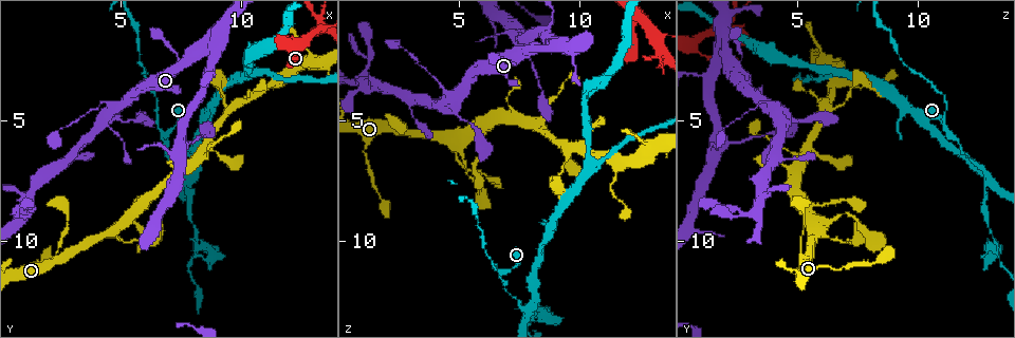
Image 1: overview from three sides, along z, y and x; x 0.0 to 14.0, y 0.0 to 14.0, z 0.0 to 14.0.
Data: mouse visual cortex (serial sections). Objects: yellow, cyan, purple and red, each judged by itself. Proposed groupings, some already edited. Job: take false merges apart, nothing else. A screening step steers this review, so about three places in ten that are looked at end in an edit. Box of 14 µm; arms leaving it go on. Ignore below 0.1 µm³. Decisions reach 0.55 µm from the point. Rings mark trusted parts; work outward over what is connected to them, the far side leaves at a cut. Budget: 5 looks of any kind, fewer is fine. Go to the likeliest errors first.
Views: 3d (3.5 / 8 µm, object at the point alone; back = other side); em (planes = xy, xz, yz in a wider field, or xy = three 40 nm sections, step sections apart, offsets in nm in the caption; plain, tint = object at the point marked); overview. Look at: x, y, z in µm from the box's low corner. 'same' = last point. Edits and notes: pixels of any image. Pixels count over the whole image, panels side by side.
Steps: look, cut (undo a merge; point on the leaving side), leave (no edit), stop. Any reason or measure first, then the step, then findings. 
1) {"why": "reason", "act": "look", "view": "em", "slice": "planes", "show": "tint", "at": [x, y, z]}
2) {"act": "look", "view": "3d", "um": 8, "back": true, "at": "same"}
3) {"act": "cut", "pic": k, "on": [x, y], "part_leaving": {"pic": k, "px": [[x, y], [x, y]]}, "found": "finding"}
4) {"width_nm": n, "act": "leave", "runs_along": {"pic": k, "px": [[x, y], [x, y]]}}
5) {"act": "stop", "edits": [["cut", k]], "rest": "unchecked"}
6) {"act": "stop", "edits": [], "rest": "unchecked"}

{"why": "a narrow waist", "act": "look", "view": "3d", "um": 3.5, "at": [6.9, 5.5, 11.2]}

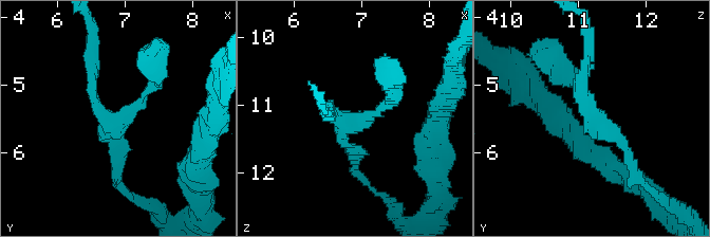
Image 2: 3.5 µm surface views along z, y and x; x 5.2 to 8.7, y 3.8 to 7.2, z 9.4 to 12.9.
{"why": "need the tissue", "act": "look", "view": "em", "slice": "xy", "step": 5, "show": "tint", "at": [6.85, 5.55, 11.25]}

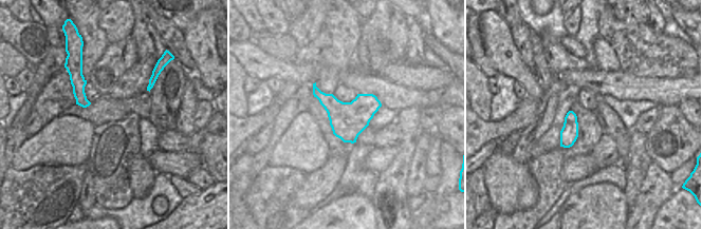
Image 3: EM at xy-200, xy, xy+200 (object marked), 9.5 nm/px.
{"act": "leave", "found": "continuous, no second cell"}

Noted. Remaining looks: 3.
{"why": "sharp bend", "act": "look", "view": "3d", "um": 3.5, "at": [7.6, 7.2, 12.8]}

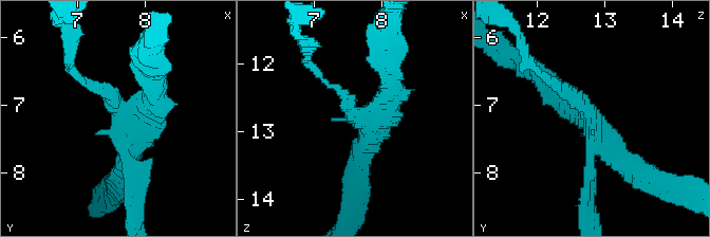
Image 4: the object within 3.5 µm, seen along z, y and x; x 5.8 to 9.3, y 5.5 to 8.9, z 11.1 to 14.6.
{"why": "need the tissue", "act": "look", "view": "em", "slice": "xy", "step": 1, "show": "tint", "at": [7.65, 7.05, 12.75]}

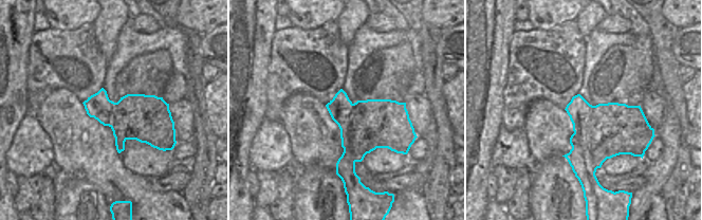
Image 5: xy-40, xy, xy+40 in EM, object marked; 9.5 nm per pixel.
{"act": "cut", "pic": 4, "on": [160, 120], "found": "a second cell is stuck on"}

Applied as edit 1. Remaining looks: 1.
{"act": "stop", "edits": [["cut", 4]], "rest": "unchecked"}

